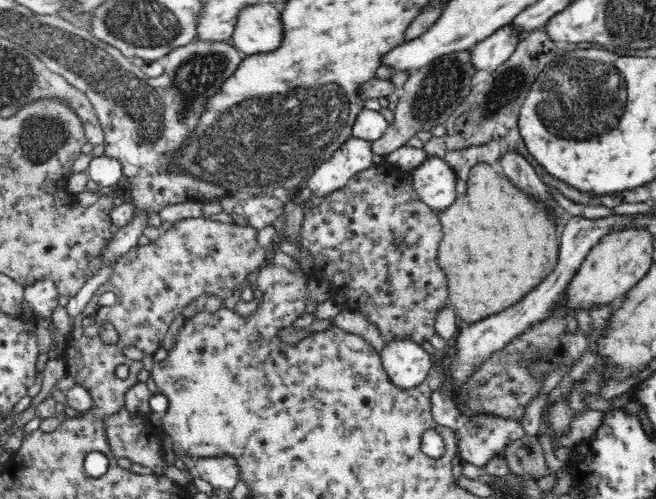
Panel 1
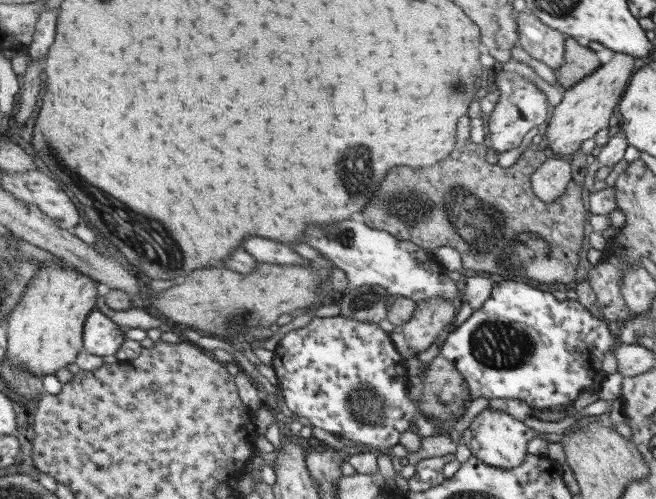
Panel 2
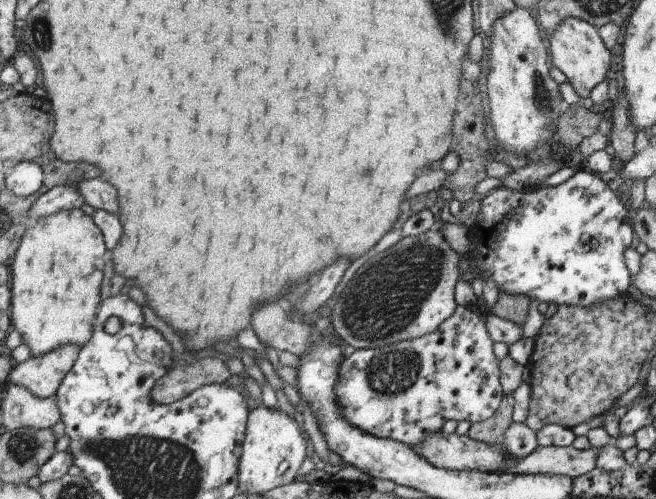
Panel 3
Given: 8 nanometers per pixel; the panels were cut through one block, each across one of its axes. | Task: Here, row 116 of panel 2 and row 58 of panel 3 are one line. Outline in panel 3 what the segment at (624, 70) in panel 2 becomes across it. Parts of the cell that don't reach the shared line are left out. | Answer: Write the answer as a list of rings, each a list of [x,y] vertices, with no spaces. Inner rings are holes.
[[[567,18],[567,20],[561,20],[561,24],[557,24],[549,32],[545,42],[547,42],[547,52],[553,68],[563,72],[563,76],[567,78],[567,84],[571,84],[571,88],[581,100],[589,100],[591,88],[605,80],[605,74],[609,72],[609,62],[613,60],[613,52],[603,44],[599,30],[585,20]]]

